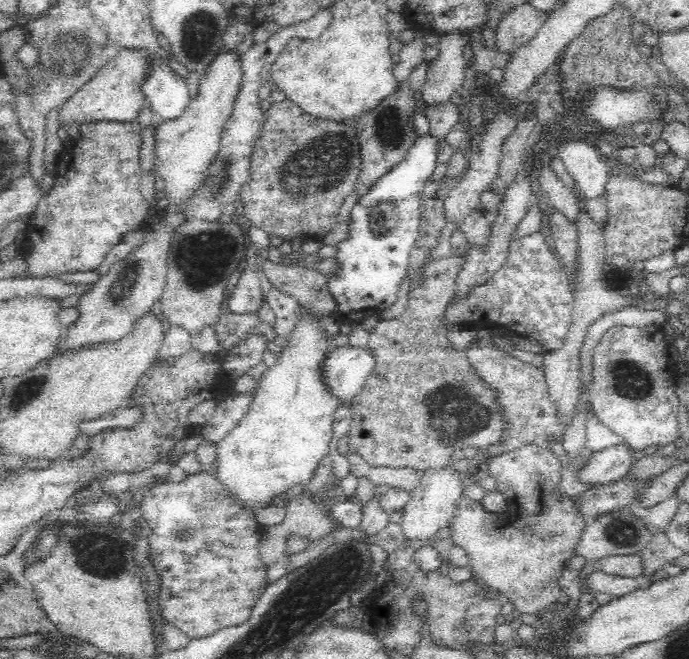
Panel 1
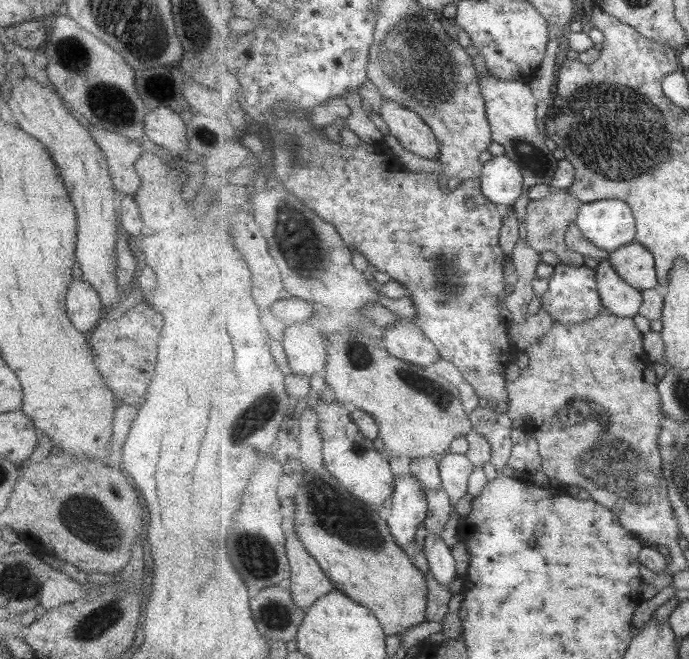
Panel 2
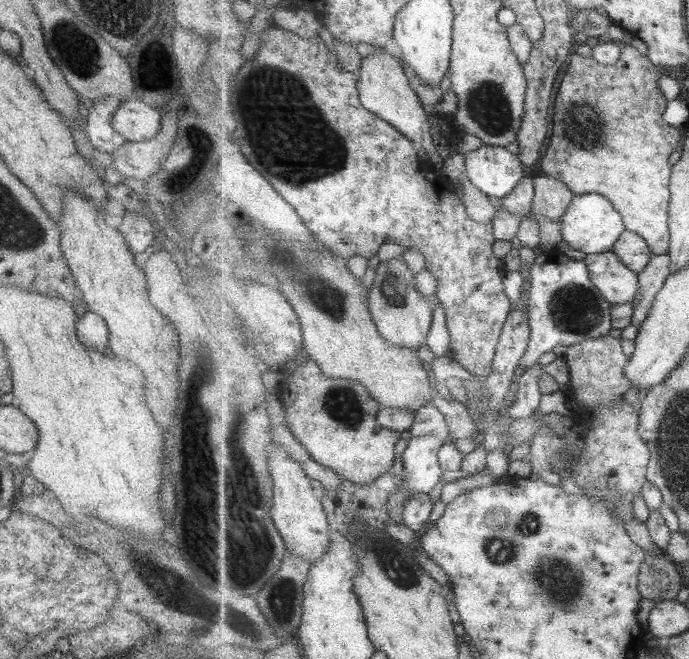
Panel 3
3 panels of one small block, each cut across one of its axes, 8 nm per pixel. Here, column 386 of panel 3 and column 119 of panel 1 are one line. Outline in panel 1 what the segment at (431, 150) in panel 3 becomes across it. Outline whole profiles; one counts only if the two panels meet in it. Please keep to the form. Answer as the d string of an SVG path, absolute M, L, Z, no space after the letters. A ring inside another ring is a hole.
M123 49L106 63L80 90L77 90L73 95L70 95L69 100L65 100L63 109L60 110L60 125L72 124L80 121L99 121L99 120L116 120L116 121L131 121L138 116L138 112L142 110L146 95L142 92L141 87L148 80L154 62L160 62L158 54L150 52L150 49Z

